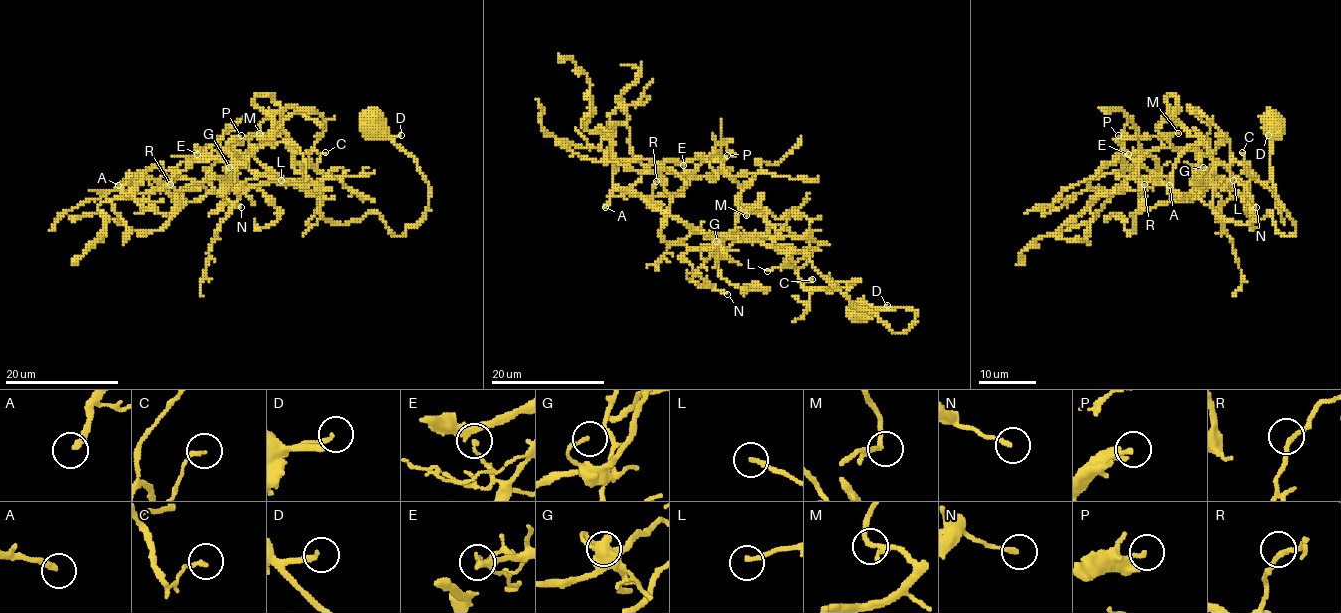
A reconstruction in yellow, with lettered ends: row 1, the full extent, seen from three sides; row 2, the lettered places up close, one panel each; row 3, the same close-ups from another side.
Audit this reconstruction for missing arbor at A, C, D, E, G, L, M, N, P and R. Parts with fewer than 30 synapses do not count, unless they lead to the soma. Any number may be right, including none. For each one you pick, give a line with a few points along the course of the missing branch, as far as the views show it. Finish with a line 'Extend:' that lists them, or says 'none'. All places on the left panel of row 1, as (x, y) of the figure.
A: (118, 185), (100, 215), (97, 234), (83, 262), (117, 294), (161, 308), (207, 358), (197, 354)
Extend: A

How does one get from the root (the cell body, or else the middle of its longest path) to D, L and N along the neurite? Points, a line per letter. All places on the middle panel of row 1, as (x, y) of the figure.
D: (860, 312), (870, 317), (887, 305)
L: (860, 312), (907, 308), (916, 319), (893, 332), (830, 284), (806, 248), (767, 271)
N: (860, 312), (907, 308), (916, 319), (893, 332), (806, 248), (725, 237), (690, 248), (692, 269), (727, 294)

